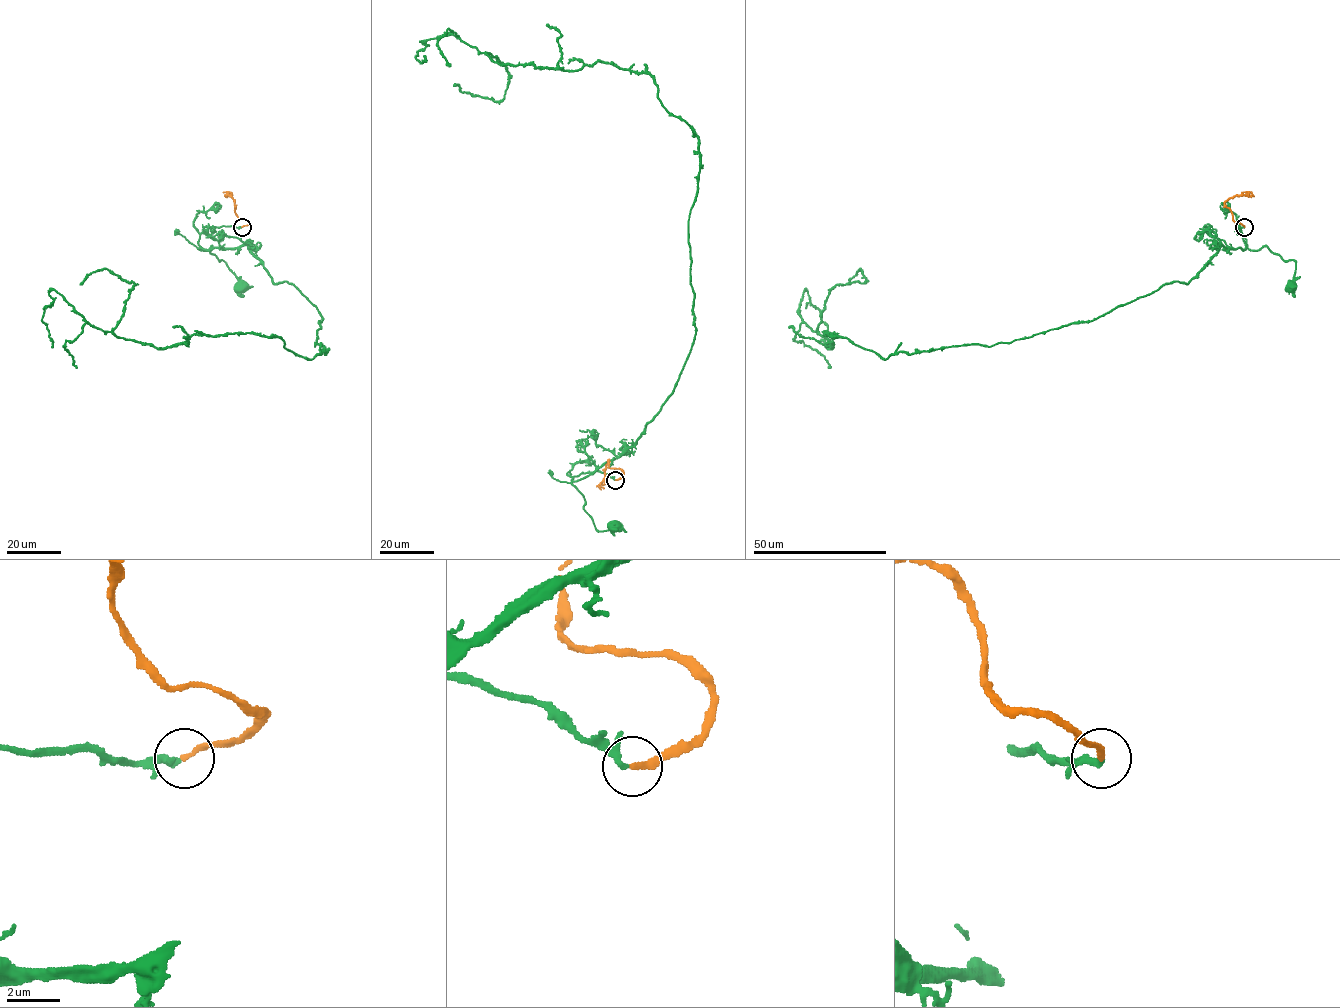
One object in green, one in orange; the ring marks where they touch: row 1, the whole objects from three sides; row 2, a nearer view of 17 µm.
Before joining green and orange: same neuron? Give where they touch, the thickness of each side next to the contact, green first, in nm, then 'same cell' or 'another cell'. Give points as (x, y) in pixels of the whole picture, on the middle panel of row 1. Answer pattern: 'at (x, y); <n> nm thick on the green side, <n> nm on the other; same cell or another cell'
at (615, 480); 200 nm thick on the green side, 200 nm on the other; same cell

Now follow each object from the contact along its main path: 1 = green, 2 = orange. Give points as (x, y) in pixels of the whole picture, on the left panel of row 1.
1: (242, 227), (208, 228), (200, 235), (198, 248), (207, 250), (211, 246), (210, 252), (225, 262), (242, 286)
2: (242, 227), (250, 222), (240, 219), (229, 192), (225, 195), (227, 196)

